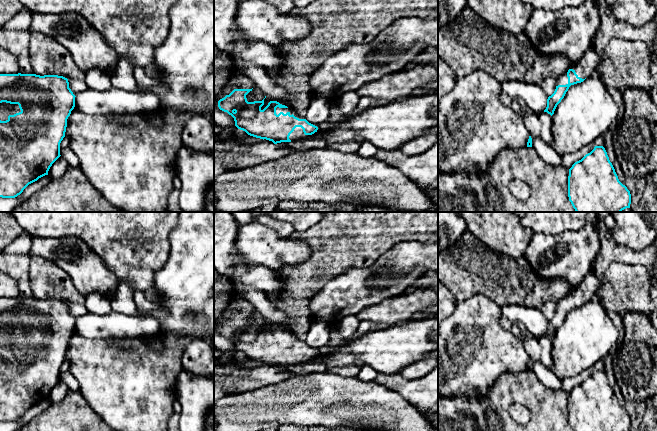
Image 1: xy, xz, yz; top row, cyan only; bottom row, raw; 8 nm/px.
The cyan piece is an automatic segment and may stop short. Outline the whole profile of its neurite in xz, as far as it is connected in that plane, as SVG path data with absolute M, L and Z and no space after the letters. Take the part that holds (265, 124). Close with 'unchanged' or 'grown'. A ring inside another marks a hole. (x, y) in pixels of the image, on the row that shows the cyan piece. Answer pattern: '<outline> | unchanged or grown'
M234 89L229 95L218 101L219 109L234 118L235 126L238 129L245 131L250 136L272 141L274 144L299 140L305 135L317 132L318 127L309 123L303 112L293 111L277 101L270 101L263 110L261 107L264 105L264 99L248 102L246 95L250 91L252 89Z | grown

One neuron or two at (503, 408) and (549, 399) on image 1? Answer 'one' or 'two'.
one

